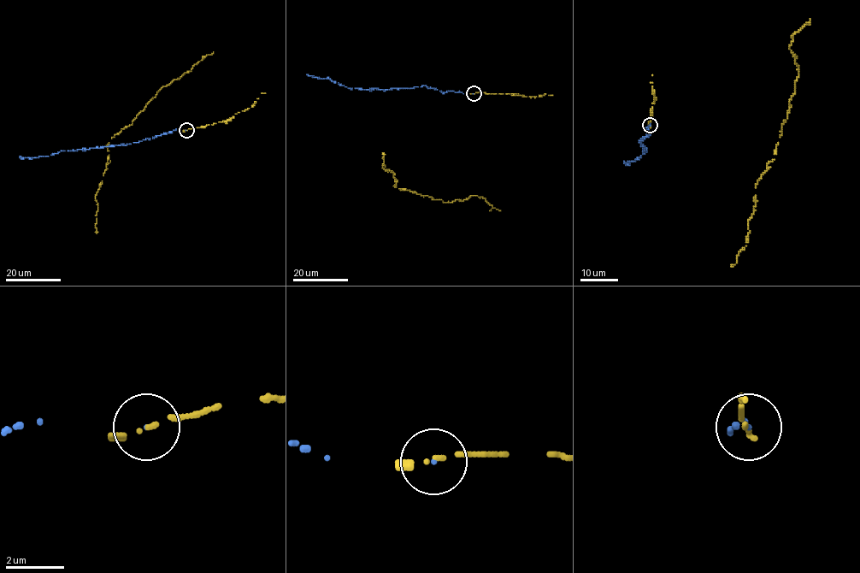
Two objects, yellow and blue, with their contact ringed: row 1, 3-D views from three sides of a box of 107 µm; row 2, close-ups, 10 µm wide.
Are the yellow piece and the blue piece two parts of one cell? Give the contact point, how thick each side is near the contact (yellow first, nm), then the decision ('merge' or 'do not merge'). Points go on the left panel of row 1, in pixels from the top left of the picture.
(186, 130) | 100/50 nm | merge

